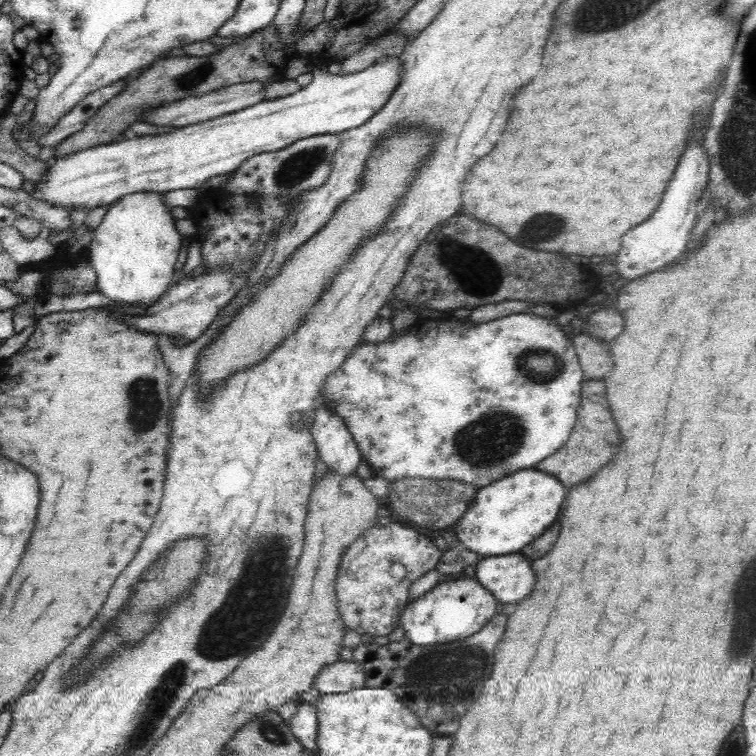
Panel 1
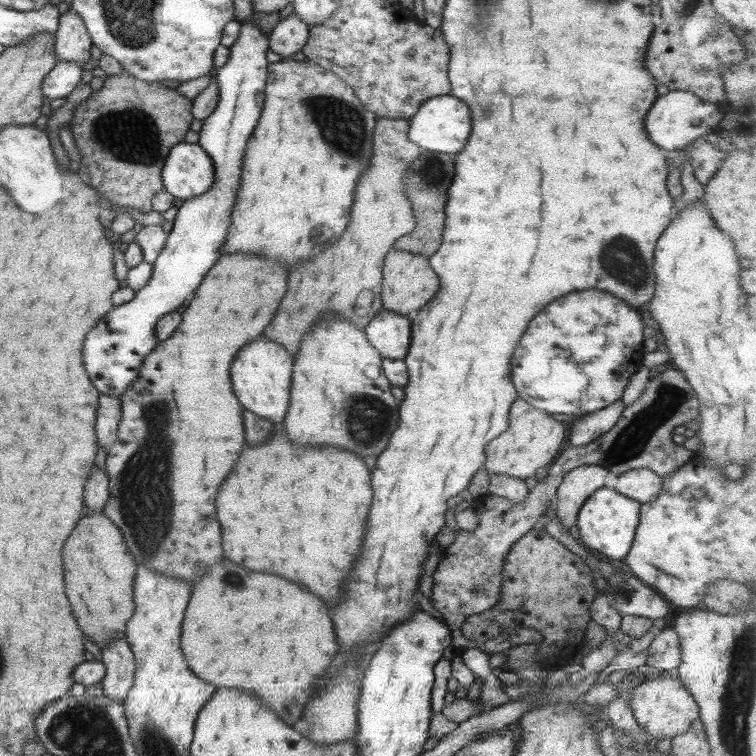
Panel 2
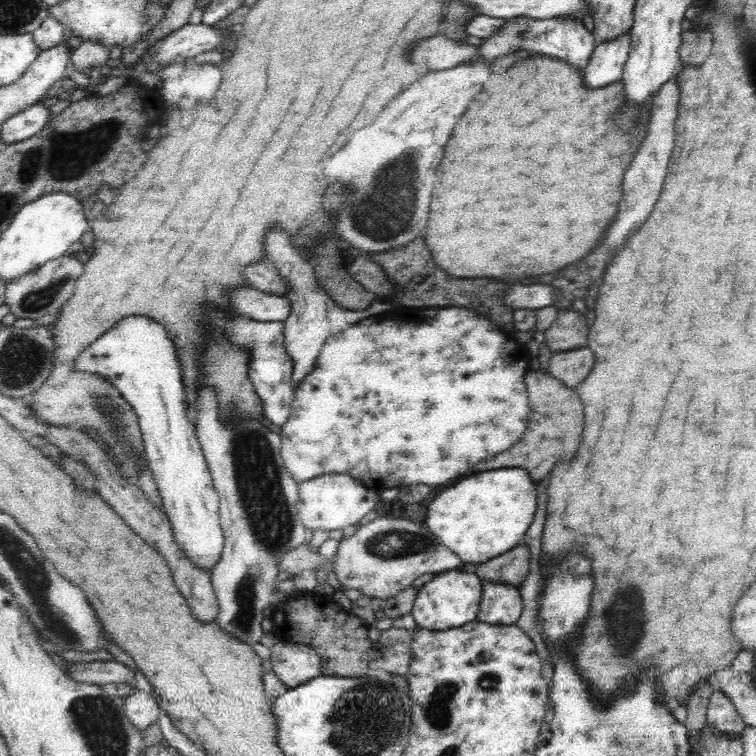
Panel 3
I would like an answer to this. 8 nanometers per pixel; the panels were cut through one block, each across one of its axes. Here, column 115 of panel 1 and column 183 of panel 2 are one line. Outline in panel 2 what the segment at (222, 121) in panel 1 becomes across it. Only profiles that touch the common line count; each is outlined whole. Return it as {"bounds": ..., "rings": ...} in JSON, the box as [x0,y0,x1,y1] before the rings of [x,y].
{"bounds":[161,142,213,201],"rings":[[[177,142],[169,148],[161,170],[163,189],[181,201],[207,192],[213,184],[213,161],[199,145]]]}

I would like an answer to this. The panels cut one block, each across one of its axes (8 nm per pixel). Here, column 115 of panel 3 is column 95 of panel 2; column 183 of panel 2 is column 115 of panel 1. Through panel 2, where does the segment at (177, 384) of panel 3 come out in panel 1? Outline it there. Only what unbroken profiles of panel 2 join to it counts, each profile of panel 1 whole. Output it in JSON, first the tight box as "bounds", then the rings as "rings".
{"bounds":[88,191,183,307],"rings":[[[140,191],[121,196],[114,201],[102,216],[102,220],[93,230],[92,242],[88,248],[89,257],[95,269],[98,290],[113,301],[130,304],[142,303],[151,307],[160,300],[174,274],[174,265],[178,260],[183,236],[176,227],[177,219],[170,213],[170,205],[164,203],[164,193]]]}

